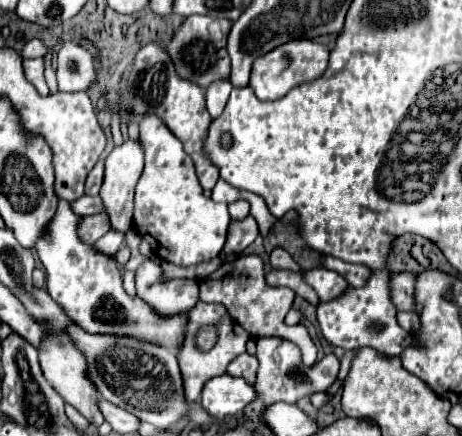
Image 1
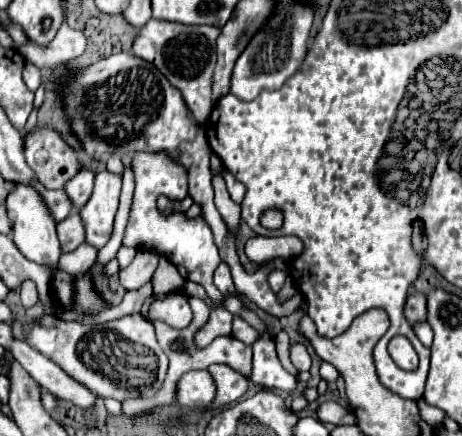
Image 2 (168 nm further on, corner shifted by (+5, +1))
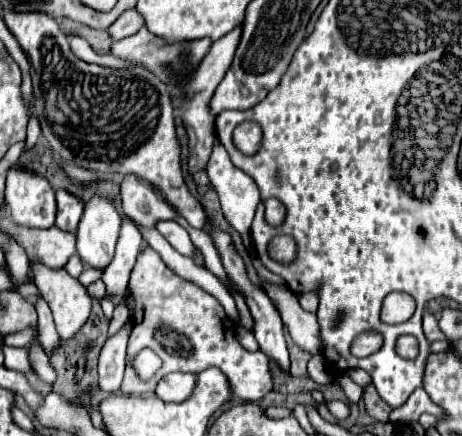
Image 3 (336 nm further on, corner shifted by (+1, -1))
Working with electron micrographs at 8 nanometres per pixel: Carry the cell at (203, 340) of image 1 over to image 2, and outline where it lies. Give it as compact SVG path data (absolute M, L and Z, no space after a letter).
M152 152L136 154L132 160L134 160L136 192L134 192L134 202L132 202L132 210L130 210L130 218L126 224L122 246L136 248L136 250L162 252L170 262L176 264L182 278L198 282L206 288L208 296L216 302L216 308L212 308L208 324L200 332L196 332L196 344L200 344L200 348L204 348L216 336L222 336L222 334L226 336L232 332L232 314L220 306L224 296L220 294L220 290L212 282L212 274L220 264L220 254L218 254L218 248L212 240L212 230L208 228L208 224L204 224L202 218L186 220L184 214L164 216L156 206L156 198L160 194L168 196L170 200L186 198L186 192L188 192L186 182L188 180L184 176L184 168L180 168L180 164L172 164L172 160L168 160L166 156L152 156Z

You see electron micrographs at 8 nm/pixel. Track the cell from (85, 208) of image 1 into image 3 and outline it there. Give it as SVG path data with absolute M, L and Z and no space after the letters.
M16 162L8 168L4 196L16 224L26 228L56 224L56 194L46 176Z

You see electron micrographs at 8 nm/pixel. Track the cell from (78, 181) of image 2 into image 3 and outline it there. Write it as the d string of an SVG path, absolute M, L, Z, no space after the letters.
M60 188L56 190L56 202L58 202L58 214L56 214L56 226L68 232L76 232L82 210L84 210L84 200L70 194L68 190Z

